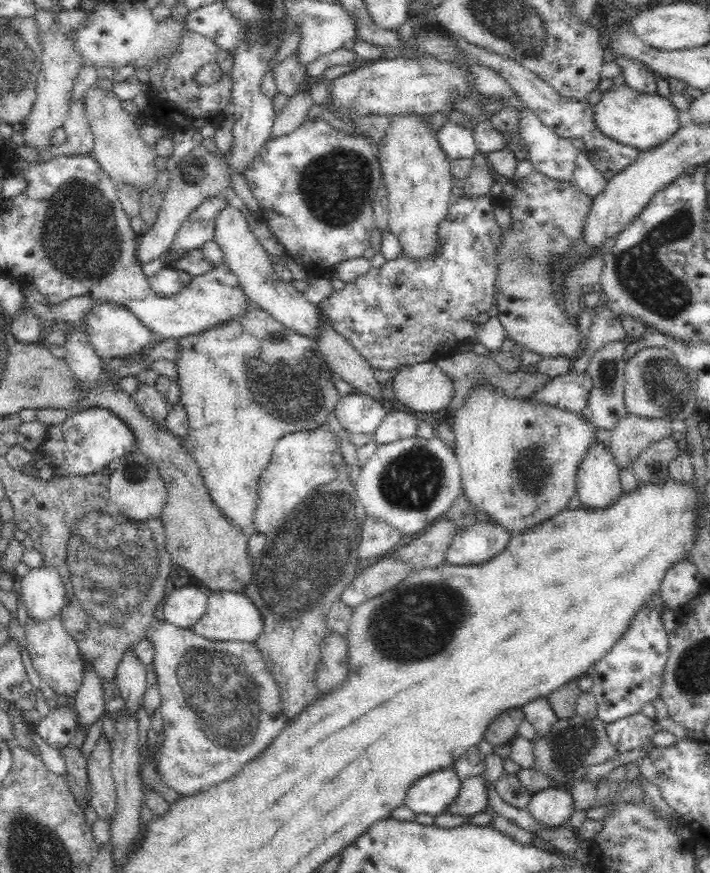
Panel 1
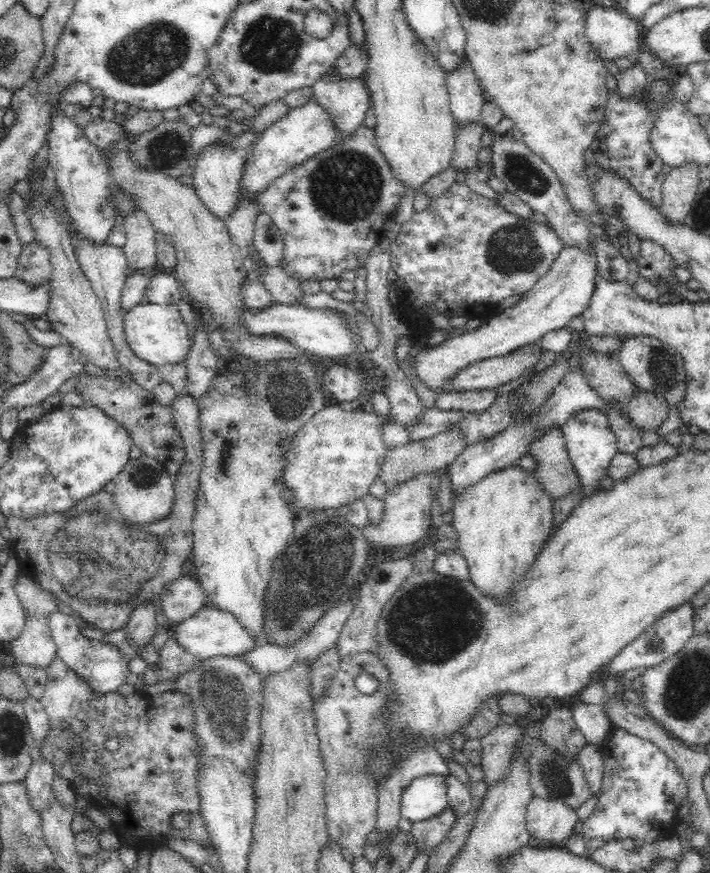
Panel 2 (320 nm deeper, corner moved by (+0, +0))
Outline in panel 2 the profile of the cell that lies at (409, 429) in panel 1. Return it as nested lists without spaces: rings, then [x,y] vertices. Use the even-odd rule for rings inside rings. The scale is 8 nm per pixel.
[[[427,408],[417,423],[407,426],[413,441],[426,440],[461,423],[466,413],[458,410],[444,411],[438,408]]]

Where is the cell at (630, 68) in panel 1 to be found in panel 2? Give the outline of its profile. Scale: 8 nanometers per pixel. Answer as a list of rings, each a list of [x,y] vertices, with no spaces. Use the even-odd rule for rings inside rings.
[[[593,6],[586,12],[584,34],[603,60],[614,61],[622,56],[636,58],[641,48],[638,21],[619,8]]]

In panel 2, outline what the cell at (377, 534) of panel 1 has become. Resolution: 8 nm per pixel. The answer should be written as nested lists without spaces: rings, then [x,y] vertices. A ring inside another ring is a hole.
[[[445,470],[423,473],[400,486],[387,490],[383,498],[384,513],[380,524],[378,526],[368,524],[363,530],[363,535],[370,546],[376,544],[376,550],[382,550],[386,546],[408,546],[424,538],[424,534],[431,526],[430,509],[441,488],[442,473],[445,473]]]

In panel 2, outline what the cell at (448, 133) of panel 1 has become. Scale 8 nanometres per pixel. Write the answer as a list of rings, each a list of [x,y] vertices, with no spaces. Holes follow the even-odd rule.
[[[462,54],[454,70],[447,72],[445,83],[455,124],[472,124],[481,120],[484,90],[473,71],[471,62]]]

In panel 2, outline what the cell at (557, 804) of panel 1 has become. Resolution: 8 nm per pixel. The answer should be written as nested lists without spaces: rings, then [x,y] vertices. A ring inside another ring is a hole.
[[[532,797],[526,812],[526,827],[530,836],[560,847],[574,833],[579,819],[576,809],[562,803],[540,797]]]

